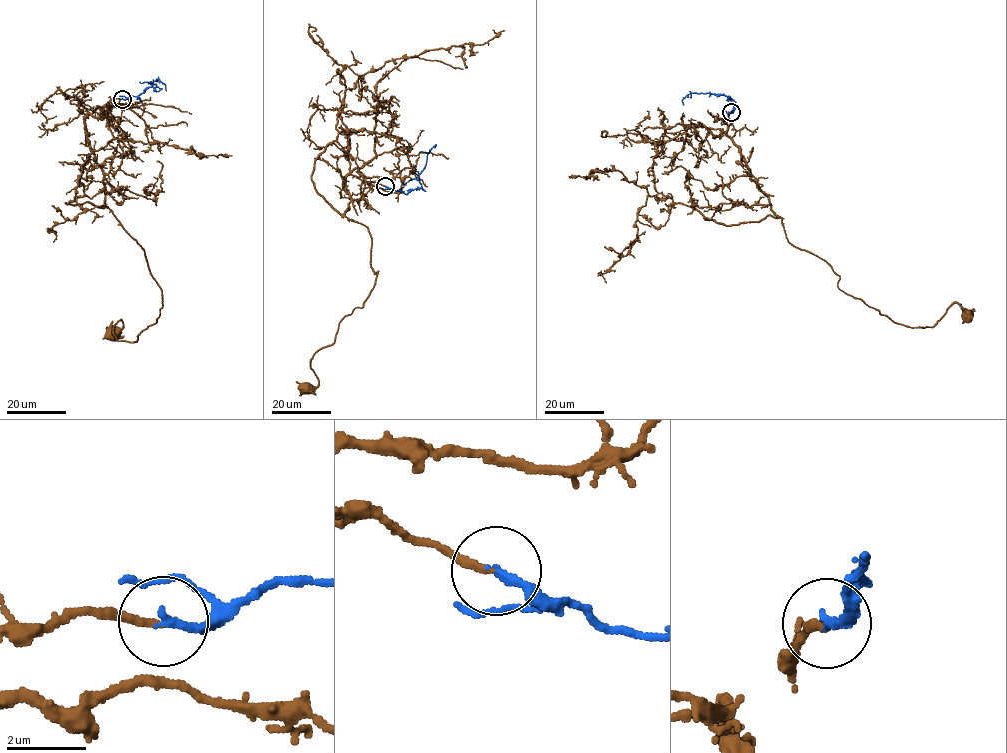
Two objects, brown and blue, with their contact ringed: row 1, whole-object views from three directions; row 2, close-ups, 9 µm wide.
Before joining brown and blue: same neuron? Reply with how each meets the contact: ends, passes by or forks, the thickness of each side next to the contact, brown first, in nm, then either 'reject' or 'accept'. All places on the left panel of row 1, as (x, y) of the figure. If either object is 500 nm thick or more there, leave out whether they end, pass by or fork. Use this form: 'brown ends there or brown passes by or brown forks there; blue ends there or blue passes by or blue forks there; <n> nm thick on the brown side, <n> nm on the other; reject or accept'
brown ends there; blue ends there; 180 nm thick on the brown side, 240 nm on the other; accept

